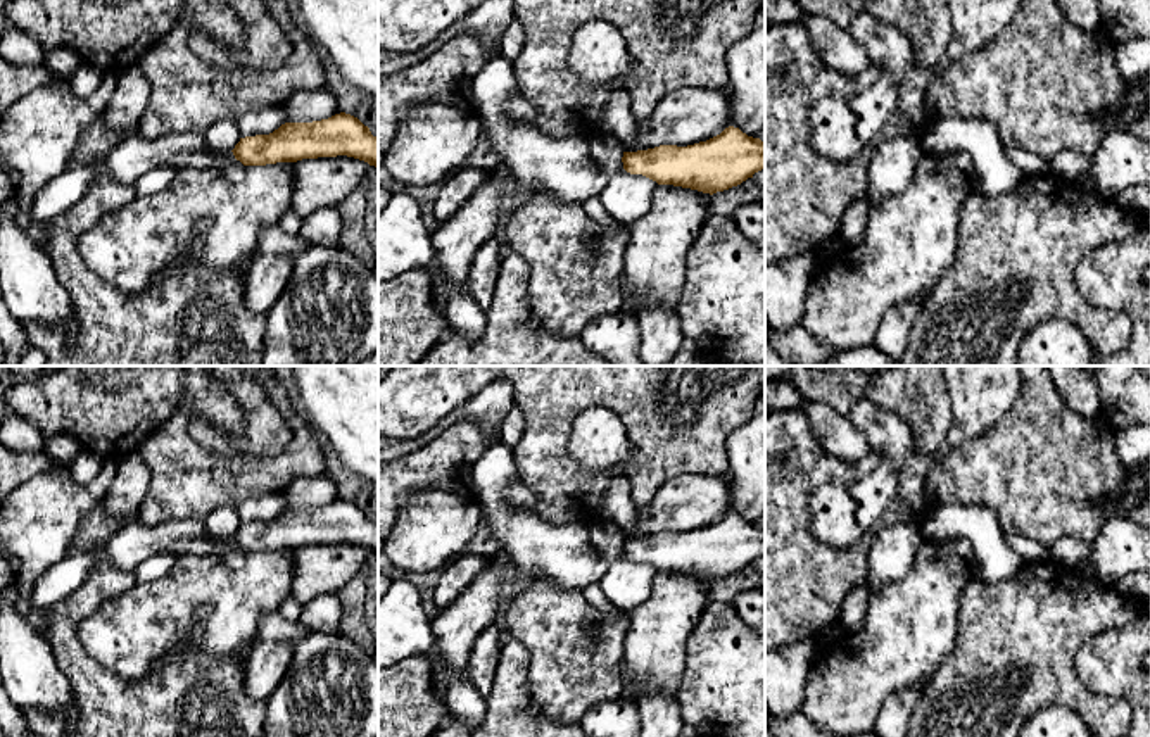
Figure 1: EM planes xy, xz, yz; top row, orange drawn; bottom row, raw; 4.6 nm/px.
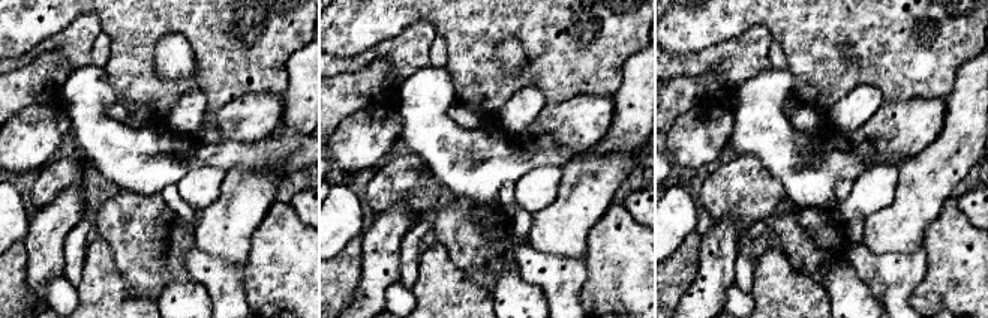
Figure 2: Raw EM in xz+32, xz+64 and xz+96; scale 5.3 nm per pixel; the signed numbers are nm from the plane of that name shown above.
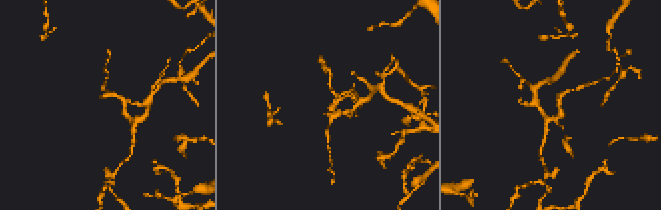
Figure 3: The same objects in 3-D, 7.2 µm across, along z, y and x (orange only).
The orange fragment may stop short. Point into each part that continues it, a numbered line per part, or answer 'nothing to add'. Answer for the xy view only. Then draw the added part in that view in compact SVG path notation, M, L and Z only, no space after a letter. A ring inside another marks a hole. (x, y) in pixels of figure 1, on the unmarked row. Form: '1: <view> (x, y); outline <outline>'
1: xy (135, 541); outline M130 518L97 551L71 551L50 566L35 583L29 606L50 608L67 597L102 559L116 570L135 571L142 561L155 554L207 556L223 554L233 545L233 539L214 539L204 520L188 518L150 526Z

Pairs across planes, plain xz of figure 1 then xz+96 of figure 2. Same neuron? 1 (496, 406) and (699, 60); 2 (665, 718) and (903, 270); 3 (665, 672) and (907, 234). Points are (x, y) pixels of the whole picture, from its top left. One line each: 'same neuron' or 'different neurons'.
1: same neuron
2: same neuron
3: same neuron

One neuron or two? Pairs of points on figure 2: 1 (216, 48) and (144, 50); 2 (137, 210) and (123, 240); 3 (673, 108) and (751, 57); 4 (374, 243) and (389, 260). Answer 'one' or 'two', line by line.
1: one
2: one
3: two
4: one

